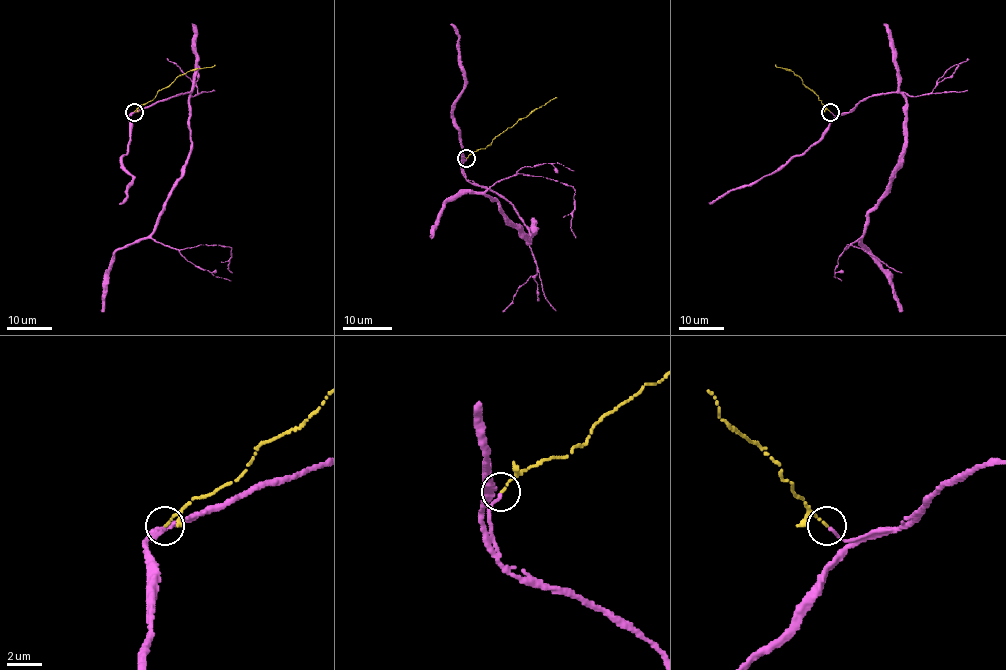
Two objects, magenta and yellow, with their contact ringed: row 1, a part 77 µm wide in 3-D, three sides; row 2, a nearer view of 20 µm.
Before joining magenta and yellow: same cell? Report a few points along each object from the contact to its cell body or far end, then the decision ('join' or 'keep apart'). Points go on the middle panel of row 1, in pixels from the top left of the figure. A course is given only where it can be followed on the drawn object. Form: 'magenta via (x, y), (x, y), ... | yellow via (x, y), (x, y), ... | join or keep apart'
magenta via (466, 159), (464, 177), (511, 204), (526, 228), (528, 241), (486, 192), (518, 173), (571, 186), (576, 238) | yellow via (466, 159), (556, 97) | join

